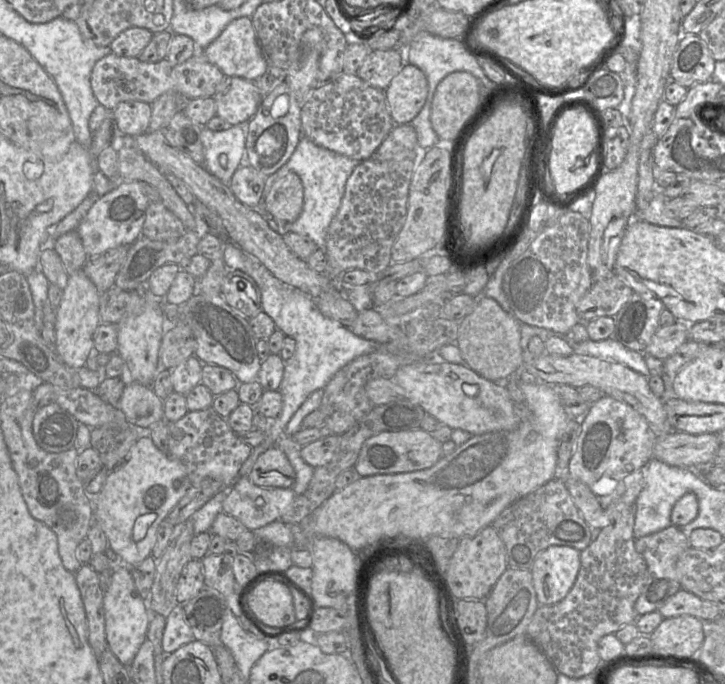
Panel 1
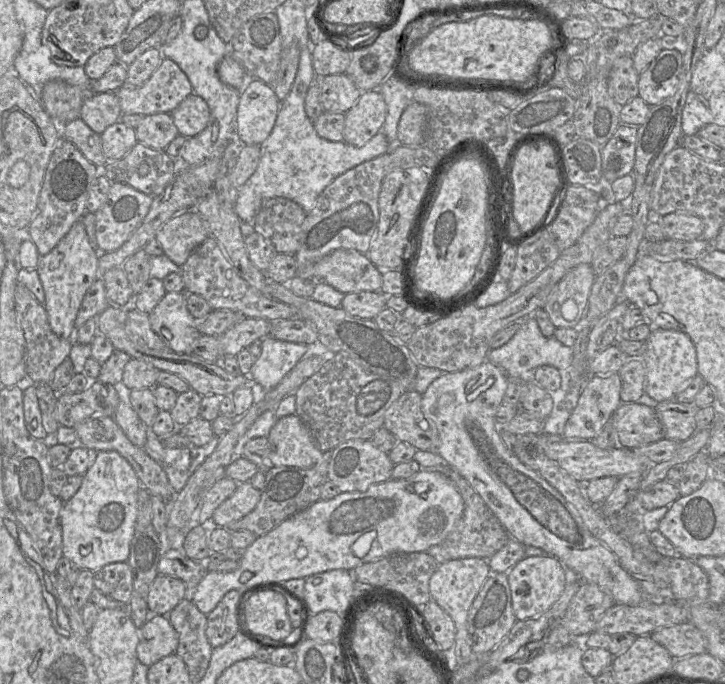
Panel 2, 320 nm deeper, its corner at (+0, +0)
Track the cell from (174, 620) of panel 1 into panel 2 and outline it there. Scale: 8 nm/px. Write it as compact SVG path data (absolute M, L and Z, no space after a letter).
M155 616L147 620L139 628L139 633L137 659L147 667L177 650L178 634L164 616Z

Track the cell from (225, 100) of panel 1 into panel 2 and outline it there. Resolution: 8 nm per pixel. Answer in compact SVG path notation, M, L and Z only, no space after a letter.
M191 93L171 113L178 135L192 138L207 126L210 109L203 98Z

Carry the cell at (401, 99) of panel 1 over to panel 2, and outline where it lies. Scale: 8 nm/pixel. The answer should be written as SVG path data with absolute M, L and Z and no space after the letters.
M379 90L362 92L354 106L345 113L343 141L360 147L382 130L387 105Z

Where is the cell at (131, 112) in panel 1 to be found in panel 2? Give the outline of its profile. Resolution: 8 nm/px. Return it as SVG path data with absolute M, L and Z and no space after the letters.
M120 120L107 127L100 136L108 162L121 159L138 142L135 129Z

